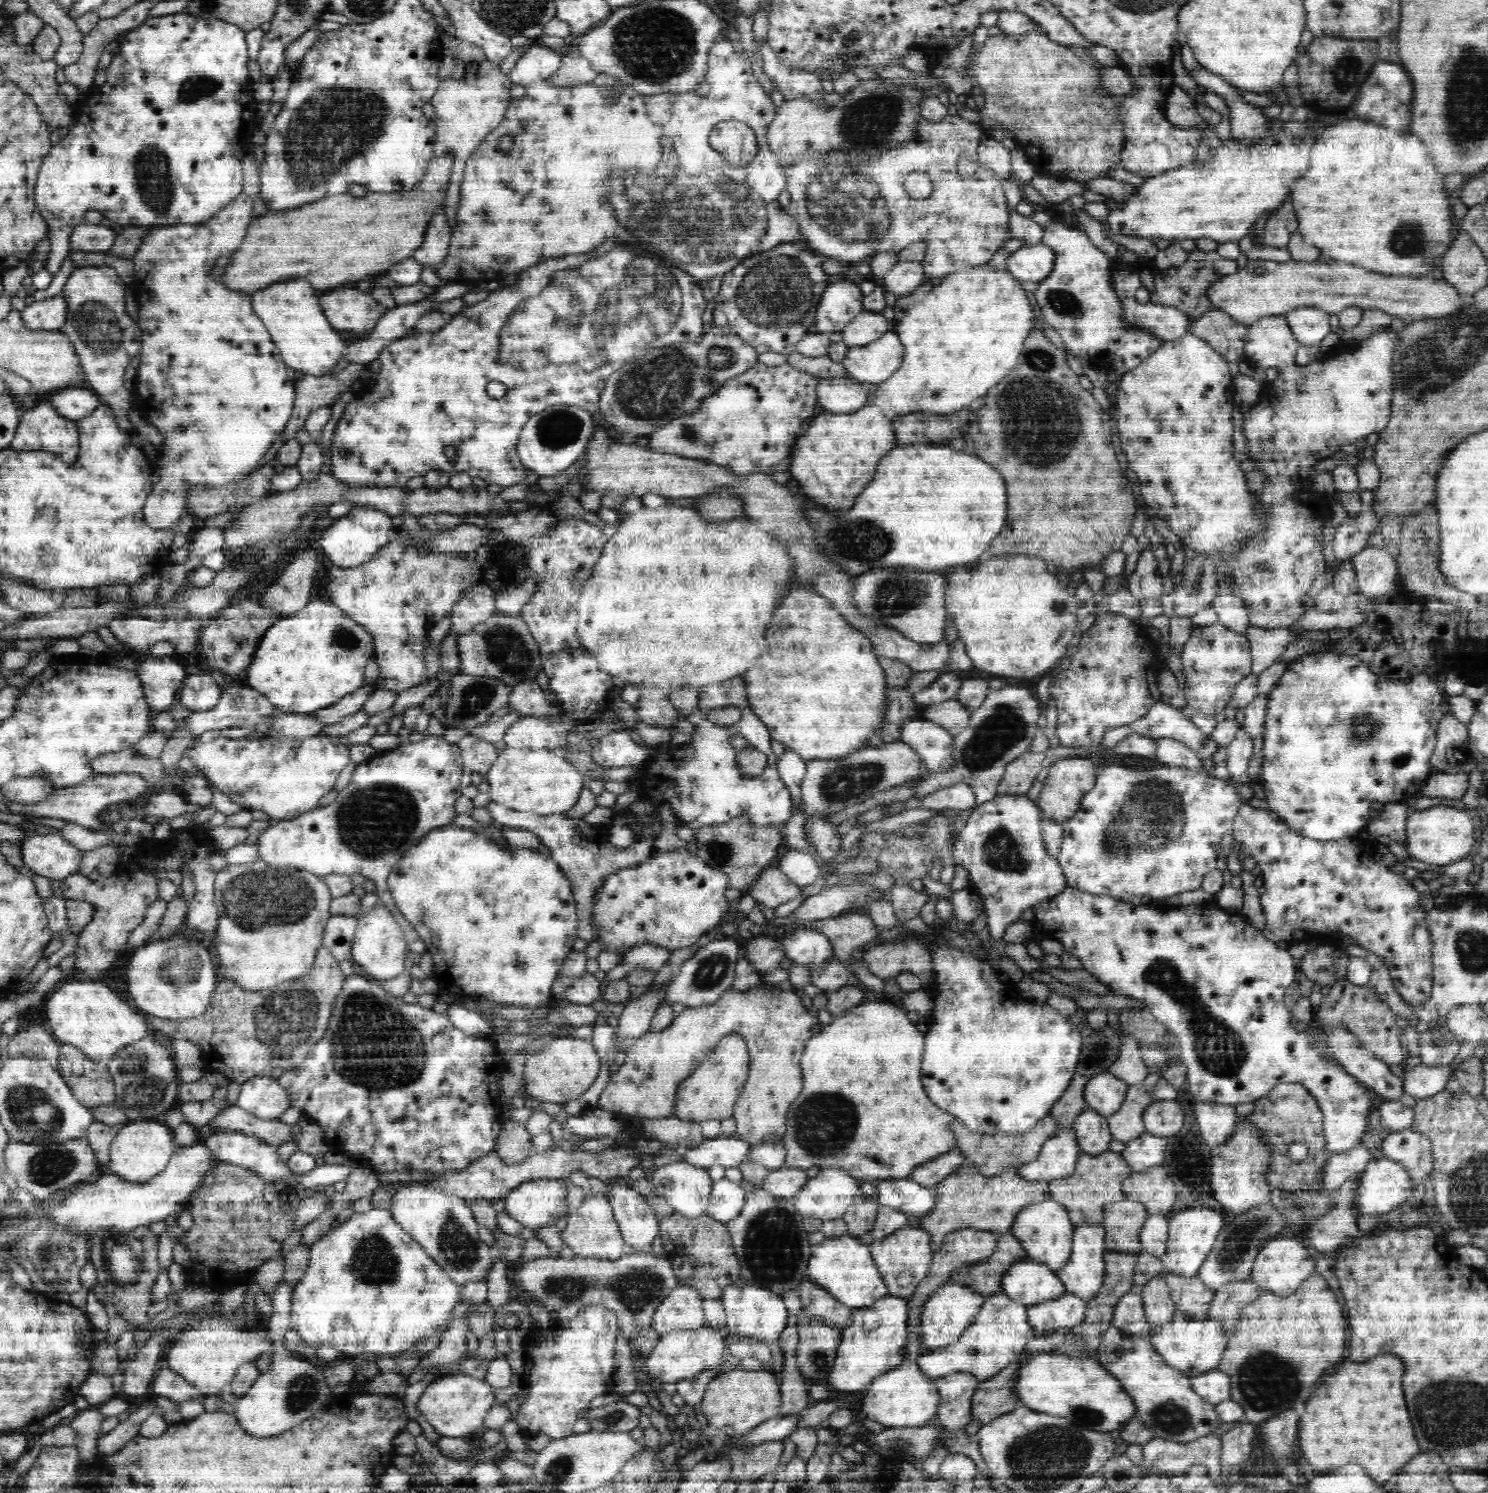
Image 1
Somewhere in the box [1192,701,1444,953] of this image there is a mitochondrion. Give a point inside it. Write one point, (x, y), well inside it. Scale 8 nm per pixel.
(1364, 728)

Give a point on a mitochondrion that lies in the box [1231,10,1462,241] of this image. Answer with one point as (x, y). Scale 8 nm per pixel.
(1344, 72)

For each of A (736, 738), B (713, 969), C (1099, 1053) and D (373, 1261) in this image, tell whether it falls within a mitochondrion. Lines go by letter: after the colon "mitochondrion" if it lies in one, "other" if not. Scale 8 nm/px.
A: mitochondrion
B: mitochondrion
C: mitochondrion
D: mitochondrion

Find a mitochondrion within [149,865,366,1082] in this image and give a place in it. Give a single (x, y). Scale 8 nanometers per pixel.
(255, 899)

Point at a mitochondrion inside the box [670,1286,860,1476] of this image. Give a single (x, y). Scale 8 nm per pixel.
(818, 1359)

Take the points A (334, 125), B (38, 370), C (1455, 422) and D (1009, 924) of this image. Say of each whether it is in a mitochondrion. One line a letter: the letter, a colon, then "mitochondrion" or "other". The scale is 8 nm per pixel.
A: mitochondrion
B: other
C: other
D: other

